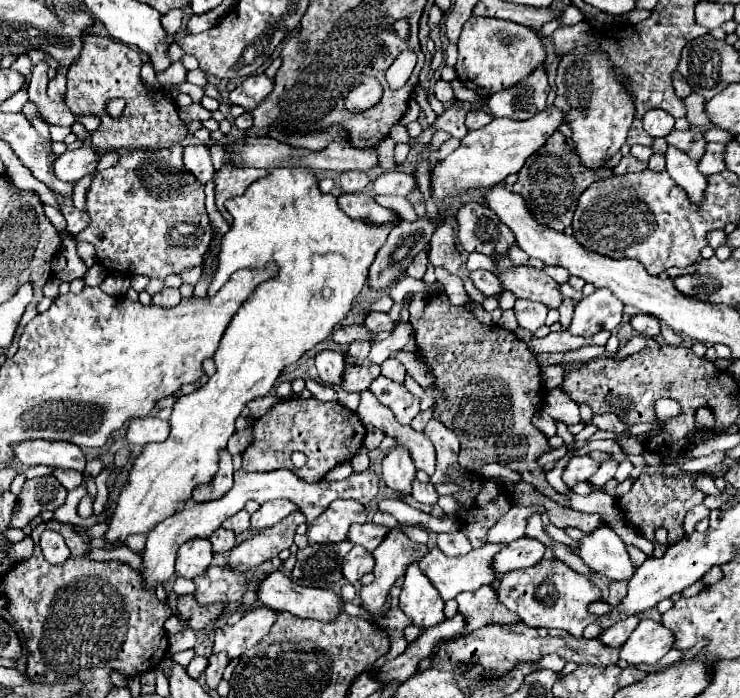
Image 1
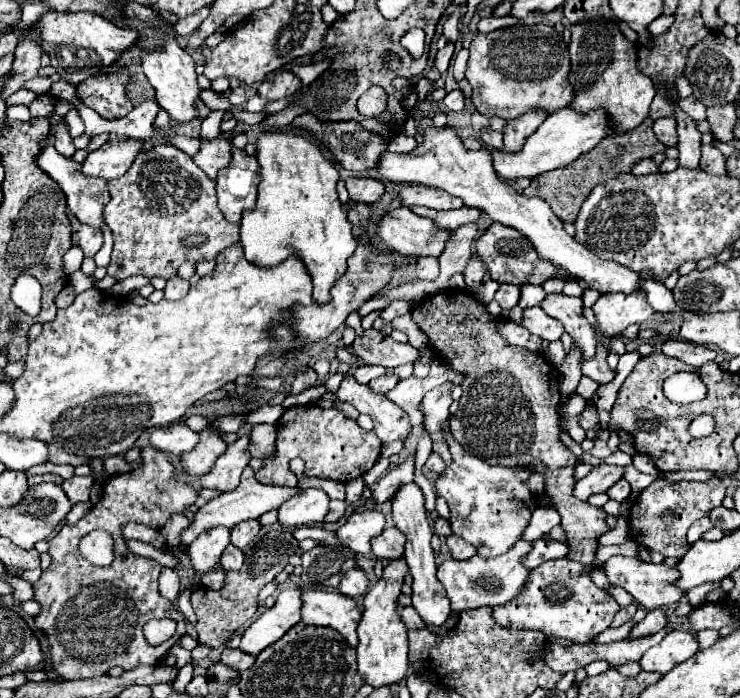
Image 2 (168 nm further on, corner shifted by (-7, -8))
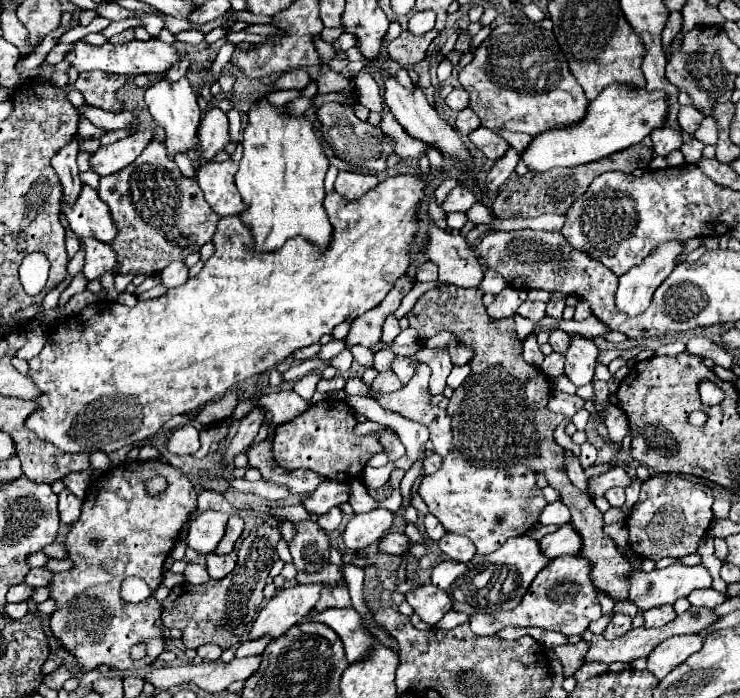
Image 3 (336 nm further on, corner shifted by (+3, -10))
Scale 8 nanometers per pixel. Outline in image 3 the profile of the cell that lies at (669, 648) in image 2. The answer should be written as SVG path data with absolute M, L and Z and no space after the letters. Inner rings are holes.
M703 634L671 636L663 640L657 648L653 648L653 652L647 656L647 670L653 672L653 676L663 678L677 664L681 664L691 654L701 650L701 646L703 646Z

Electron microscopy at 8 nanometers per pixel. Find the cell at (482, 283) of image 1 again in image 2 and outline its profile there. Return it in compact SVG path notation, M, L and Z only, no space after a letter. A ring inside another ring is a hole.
M500 284L495 300L501 304L503 310L511 310L513 306L519 304L519 296L521 296L521 288L513 284Z

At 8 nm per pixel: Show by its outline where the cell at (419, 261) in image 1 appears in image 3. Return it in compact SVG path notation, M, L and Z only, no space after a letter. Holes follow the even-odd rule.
M423 262L415 270L415 280L419 280L419 282L435 282L437 280L437 266L431 264L431 262Z

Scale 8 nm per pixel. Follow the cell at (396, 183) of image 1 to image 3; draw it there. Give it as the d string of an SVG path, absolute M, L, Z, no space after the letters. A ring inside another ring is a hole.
M455 186L455 188L447 194L447 198L443 200L441 208L443 208L447 214L451 214L451 212L467 212L473 204L475 204L473 192L467 190L467 188Z

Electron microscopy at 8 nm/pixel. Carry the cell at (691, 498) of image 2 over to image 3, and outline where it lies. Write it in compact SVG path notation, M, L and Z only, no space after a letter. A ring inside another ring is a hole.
M653 476L641 486L639 502L633 506L631 514L627 516L627 528L629 528L629 542L635 554L641 558L661 560L665 556L687 556L697 550L699 538L709 528L709 522L713 518L711 504L713 504L713 492L709 486L691 482L685 478L659 478Z

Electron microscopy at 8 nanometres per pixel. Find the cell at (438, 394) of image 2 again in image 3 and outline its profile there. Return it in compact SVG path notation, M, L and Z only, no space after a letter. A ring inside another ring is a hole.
M424 347L415 356L421 362L431 366L433 374L429 380L429 392L431 392L431 396L439 396L445 390L445 380L453 368L447 350L427 350Z

